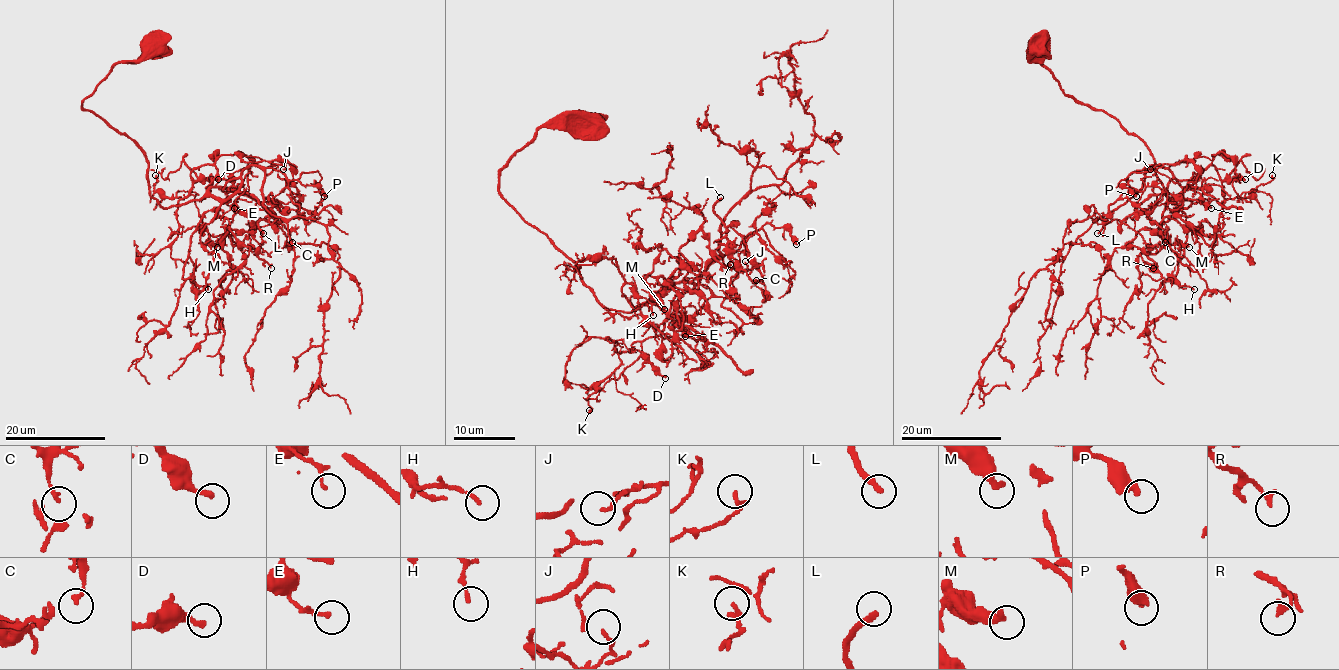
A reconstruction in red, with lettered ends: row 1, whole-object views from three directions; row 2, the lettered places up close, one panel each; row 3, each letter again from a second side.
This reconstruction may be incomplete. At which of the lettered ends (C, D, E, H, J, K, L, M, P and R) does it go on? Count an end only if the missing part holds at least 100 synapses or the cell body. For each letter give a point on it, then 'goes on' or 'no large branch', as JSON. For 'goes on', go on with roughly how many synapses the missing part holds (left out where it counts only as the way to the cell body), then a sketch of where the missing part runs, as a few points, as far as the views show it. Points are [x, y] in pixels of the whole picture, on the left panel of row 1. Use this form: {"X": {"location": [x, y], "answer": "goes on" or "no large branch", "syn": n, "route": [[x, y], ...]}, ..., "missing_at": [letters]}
{"C": {"location": [292, 242], "answer": "no large branch"}, "D": {"location": [218, 179], "answer": "no large branch"}, "E": {"location": [234, 208], "answer": "no large branch"}, "H": {"location": [208, 289], "answer": "no large branch"}, "J": {"location": [283, 169], "answer": "no large branch"}, "K": {"location": [155, 175], "answer": "no large branch"}, "L": {"location": [263, 233], "answer": "goes on", "syn": 140, "route": [[263, 233], [278, 262], [271, 279], [293, 302], [288, 315], [287, 305], [293, 314], [281, 340]]}, "M": {"location": [217, 247], "answer": "no large branch"}, "P": {"location": [324, 196], "answer": "no large branch"}, "R": {"location": [271, 268], "answer": "no large branch"}, "missing_at": ["L"]}

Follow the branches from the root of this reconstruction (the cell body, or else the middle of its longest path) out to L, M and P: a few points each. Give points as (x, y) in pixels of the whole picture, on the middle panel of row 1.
L: (586, 122), (541, 127), (498, 191), (606, 307), (632, 312), (693, 281), (727, 243), (720, 197)
M: (586, 122), (541, 127), (498, 191), (606, 307), (650, 301), (668, 284), (650, 275), (664, 309)
P: (586, 122), (541, 127), (498, 191), (606, 307), (667, 310), (766, 223), (796, 244)

